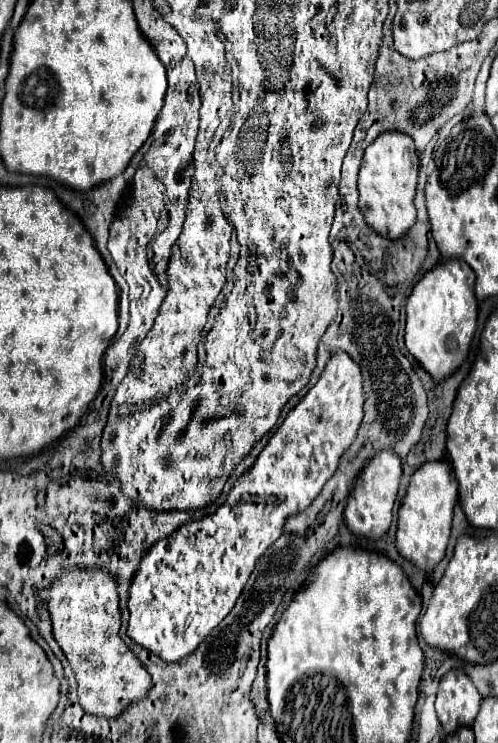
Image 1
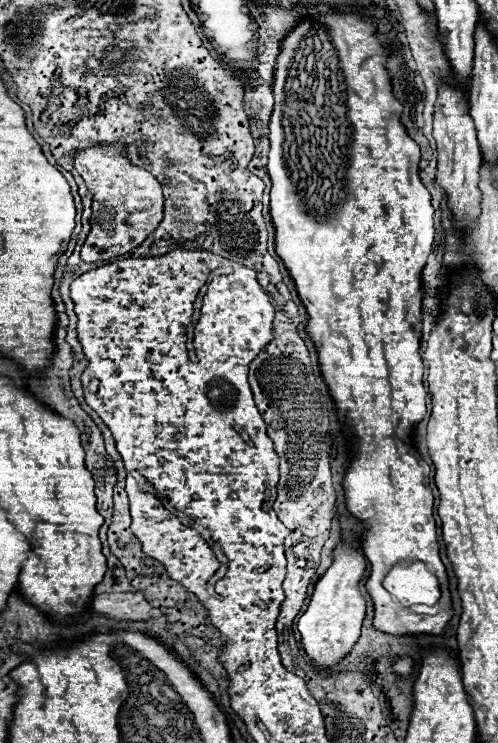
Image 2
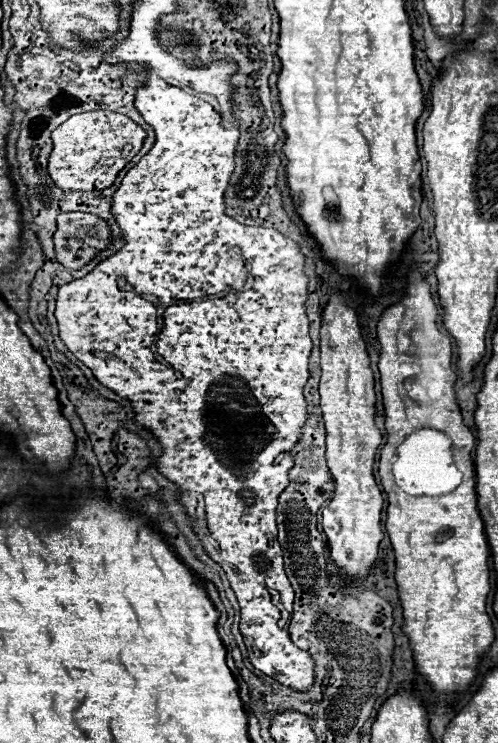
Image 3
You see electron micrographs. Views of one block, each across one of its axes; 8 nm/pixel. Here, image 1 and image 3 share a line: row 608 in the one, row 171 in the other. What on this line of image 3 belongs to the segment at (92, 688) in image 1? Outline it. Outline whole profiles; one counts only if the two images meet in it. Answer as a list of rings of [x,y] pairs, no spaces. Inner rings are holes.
[[[110,110],[74,114],[52,134],[54,148],[48,162],[48,174],[64,192],[104,190],[114,184],[118,172],[138,154],[144,138],[146,132],[124,114]]]

